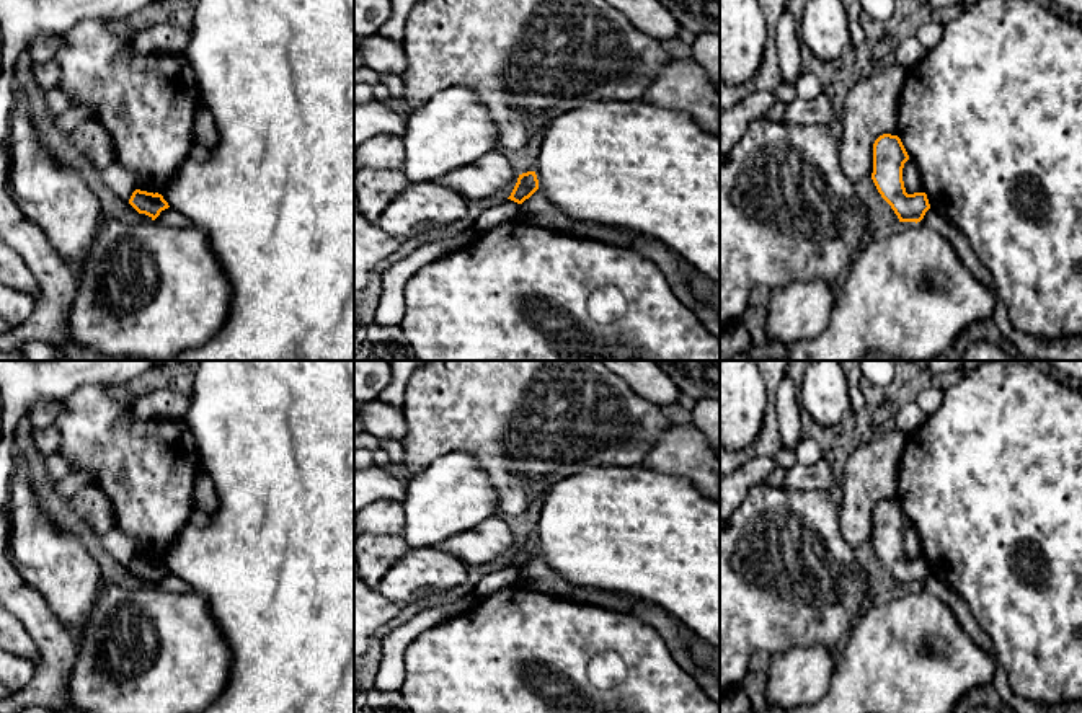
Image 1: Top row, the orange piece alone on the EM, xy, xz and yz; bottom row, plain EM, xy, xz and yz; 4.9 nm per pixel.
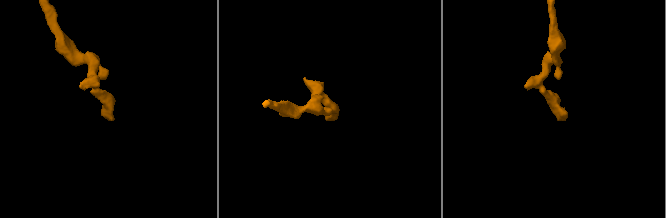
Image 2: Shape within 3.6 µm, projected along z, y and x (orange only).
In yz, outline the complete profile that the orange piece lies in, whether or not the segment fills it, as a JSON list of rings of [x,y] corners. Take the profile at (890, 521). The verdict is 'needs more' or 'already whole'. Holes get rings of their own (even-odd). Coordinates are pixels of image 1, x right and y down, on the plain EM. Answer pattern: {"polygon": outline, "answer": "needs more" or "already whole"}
{"polygon": [[[883,499],[873,509],[871,545],[899,587],[920,587],[930,574],[925,558],[907,560],[902,534],[909,520],[898,501]]], "answer": "already whole"}

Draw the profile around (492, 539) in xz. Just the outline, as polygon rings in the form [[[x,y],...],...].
[[[490,517],[467,532],[455,534],[437,548],[460,560],[467,568],[501,560],[511,561],[519,540],[512,535],[504,517]]]

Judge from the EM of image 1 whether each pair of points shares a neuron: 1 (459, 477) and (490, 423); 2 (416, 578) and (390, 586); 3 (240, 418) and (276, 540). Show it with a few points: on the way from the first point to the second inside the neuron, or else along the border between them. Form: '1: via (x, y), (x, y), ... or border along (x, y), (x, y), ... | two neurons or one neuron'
1: border along (433, 460), (452, 452), (469, 452), (493, 487) | two neurons
2: via (410, 580), (397, 586) | one neuron
3: via (271, 449), (276, 454), (276, 509) | one neuron

